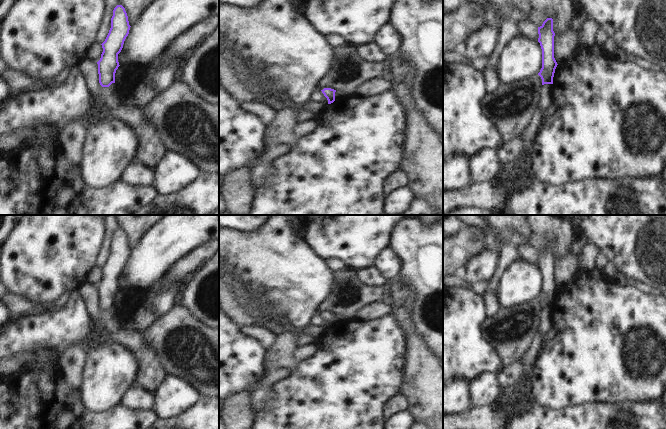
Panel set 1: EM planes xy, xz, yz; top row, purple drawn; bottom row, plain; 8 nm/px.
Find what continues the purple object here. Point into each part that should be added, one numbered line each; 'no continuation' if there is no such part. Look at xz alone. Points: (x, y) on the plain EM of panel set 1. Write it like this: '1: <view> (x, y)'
no continuation

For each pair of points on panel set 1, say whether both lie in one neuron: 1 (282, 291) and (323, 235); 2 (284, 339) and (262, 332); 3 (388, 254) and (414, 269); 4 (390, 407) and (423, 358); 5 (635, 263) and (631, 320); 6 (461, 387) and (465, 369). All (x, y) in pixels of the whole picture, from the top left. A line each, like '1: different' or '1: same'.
1: different
2: different
3: different
4: different
5: different
6: different

